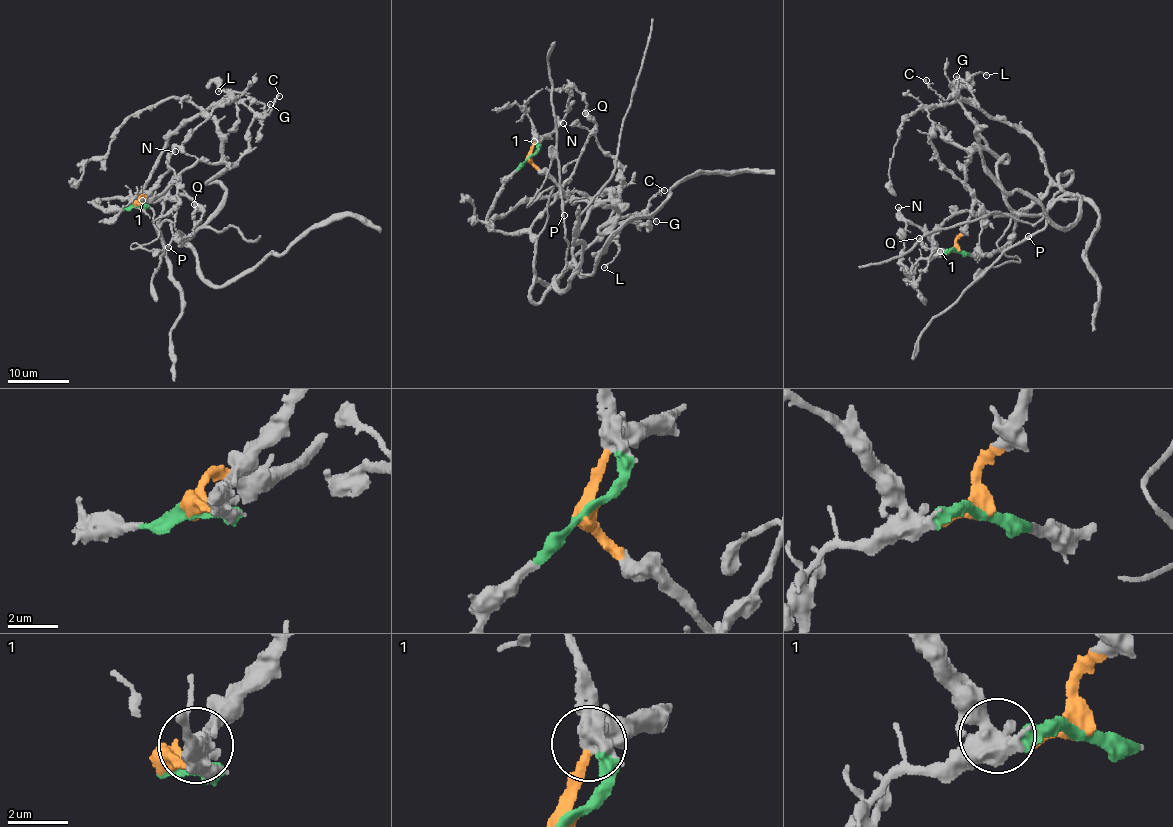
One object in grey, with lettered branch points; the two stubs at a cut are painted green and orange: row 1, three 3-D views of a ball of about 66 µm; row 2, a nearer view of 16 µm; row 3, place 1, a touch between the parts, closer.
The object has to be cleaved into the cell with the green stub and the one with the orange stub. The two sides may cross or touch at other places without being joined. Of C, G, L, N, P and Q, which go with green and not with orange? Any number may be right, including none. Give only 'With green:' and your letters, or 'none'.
With green: P, Q

